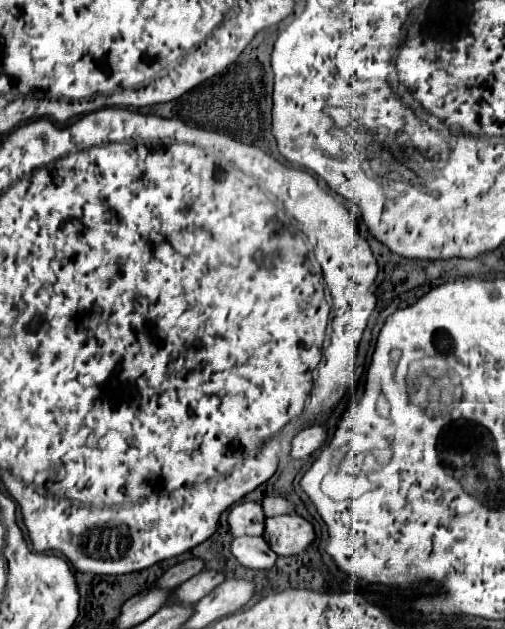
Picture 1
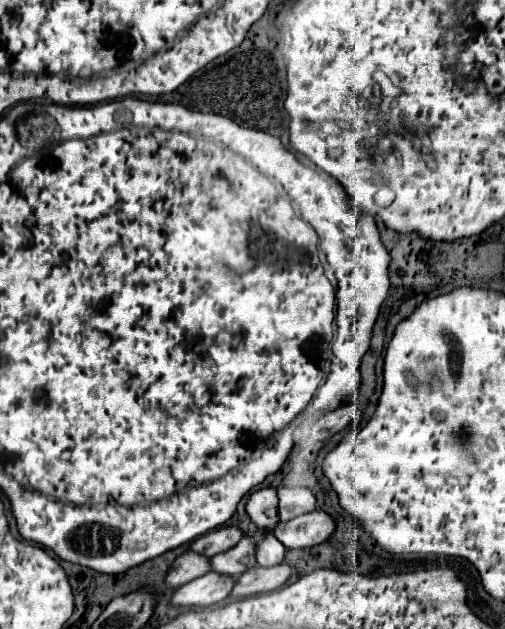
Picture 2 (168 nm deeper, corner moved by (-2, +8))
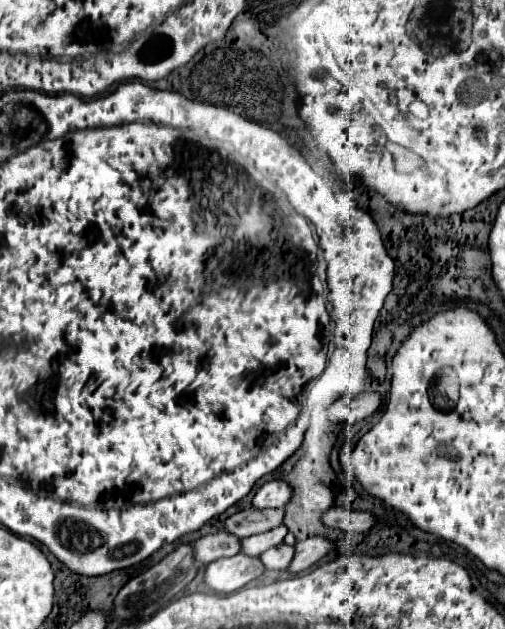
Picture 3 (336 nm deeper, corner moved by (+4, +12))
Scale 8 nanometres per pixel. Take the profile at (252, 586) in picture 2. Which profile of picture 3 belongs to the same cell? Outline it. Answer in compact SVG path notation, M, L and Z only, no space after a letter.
M311 536L303 542L297 542L295 544L295 556L293 556L287 572L303 572L331 550L333 550L333 544L321 536Z

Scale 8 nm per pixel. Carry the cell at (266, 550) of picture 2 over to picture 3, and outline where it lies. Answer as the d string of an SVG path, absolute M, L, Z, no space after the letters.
M279 544L279 546L273 546L267 552L263 552L259 558L265 564L265 568L269 568L269 570L285 570L287 564L291 562L293 552L295 552L293 546Z

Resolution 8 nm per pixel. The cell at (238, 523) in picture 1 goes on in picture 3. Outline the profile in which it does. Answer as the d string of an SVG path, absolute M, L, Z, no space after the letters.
M283 480L265 482L253 496L255 508L283 508L291 498L291 488Z

